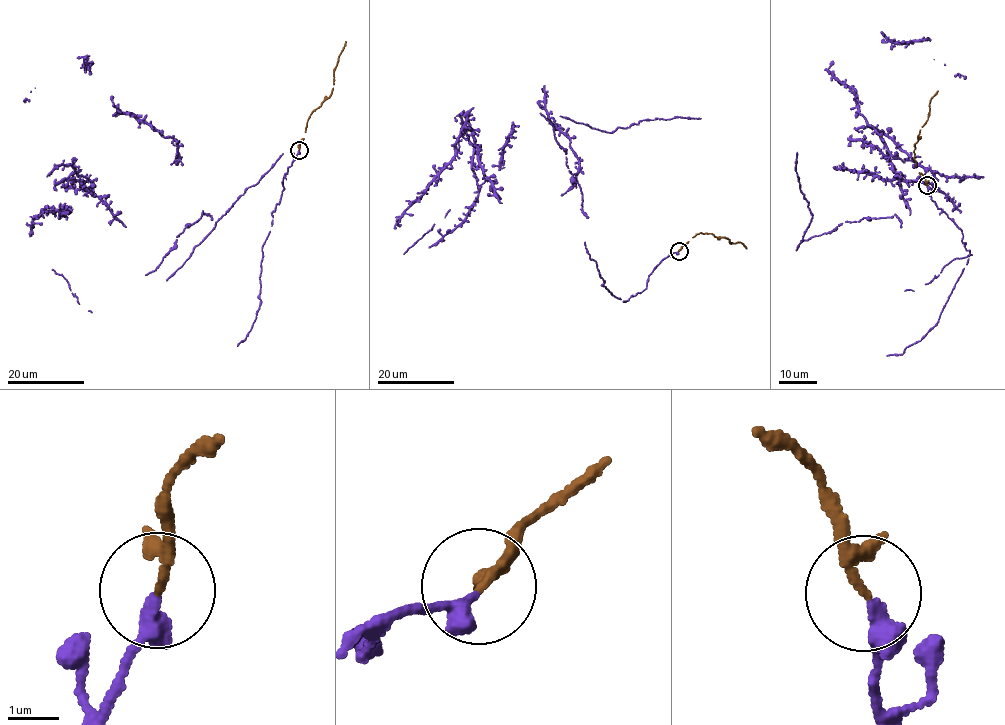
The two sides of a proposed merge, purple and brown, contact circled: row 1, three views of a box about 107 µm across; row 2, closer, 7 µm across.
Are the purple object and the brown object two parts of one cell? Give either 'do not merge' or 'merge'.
merge

